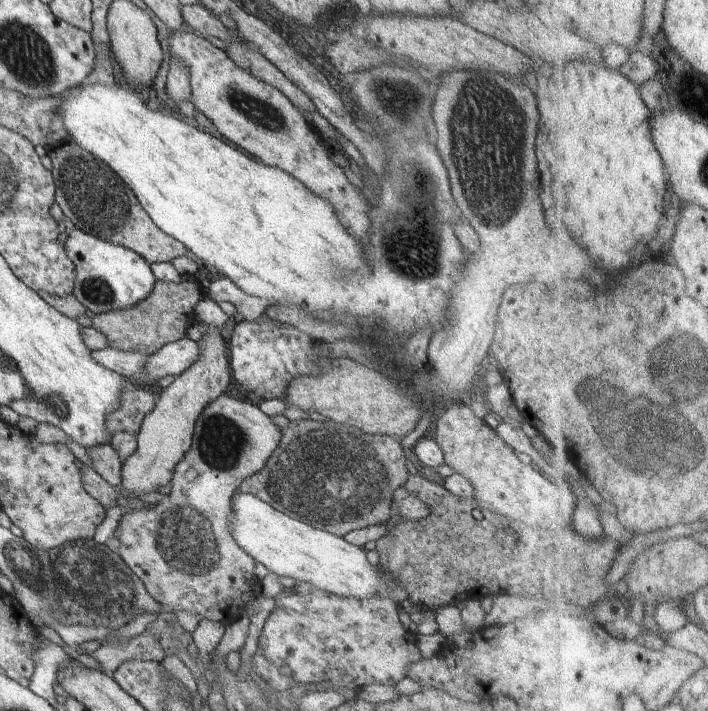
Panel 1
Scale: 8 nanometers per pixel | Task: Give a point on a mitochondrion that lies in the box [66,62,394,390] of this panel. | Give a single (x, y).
(256, 110)

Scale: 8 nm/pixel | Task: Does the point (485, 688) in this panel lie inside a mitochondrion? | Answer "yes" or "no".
no

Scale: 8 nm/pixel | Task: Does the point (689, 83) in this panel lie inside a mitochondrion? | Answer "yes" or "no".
no

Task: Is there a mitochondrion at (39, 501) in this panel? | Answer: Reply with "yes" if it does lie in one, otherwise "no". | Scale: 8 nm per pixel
no

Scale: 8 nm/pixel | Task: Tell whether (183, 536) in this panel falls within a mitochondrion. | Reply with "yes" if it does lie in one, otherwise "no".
yes

